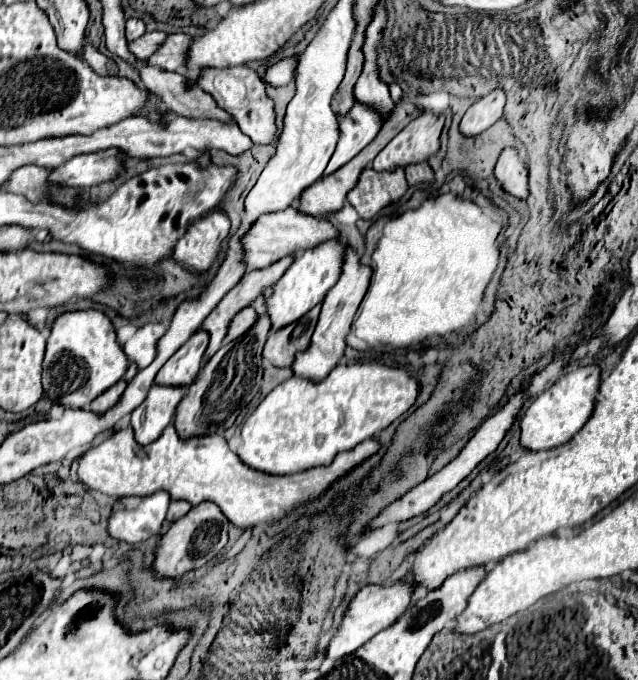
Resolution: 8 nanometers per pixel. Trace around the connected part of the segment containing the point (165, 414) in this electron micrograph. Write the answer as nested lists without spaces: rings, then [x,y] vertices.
[[[152,386],[146,400],[132,412],[132,430],[138,444],[152,444],[172,422],[176,406],[184,396],[184,388]]]

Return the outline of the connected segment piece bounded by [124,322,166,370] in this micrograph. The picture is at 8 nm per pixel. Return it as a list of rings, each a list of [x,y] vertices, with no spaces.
[[[156,322],[156,324],[144,324],[124,344],[126,356],[138,366],[138,370],[142,370],[144,366],[148,366],[152,362],[152,358],[156,358],[156,342],[160,340],[160,336],[164,336],[164,330],[166,330],[166,326],[160,324],[160,322]]]

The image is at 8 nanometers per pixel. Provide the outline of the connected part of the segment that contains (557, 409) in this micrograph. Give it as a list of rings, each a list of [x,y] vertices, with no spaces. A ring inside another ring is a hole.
[[[582,366],[574,372],[564,374],[550,390],[542,392],[524,412],[520,420],[520,446],[532,452],[550,450],[560,444],[566,444],[590,418],[596,402],[596,392],[600,384],[600,368],[598,366]]]

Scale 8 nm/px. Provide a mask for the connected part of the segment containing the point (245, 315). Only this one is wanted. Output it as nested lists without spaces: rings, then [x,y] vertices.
[[[260,302],[248,306],[248,308],[244,308],[244,310],[240,310],[240,312],[234,316],[234,320],[232,320],[224,342],[232,342],[232,340],[240,338],[240,334],[248,332],[248,330],[256,324],[256,318],[260,316],[260,312],[264,312],[264,304],[260,304]]]

